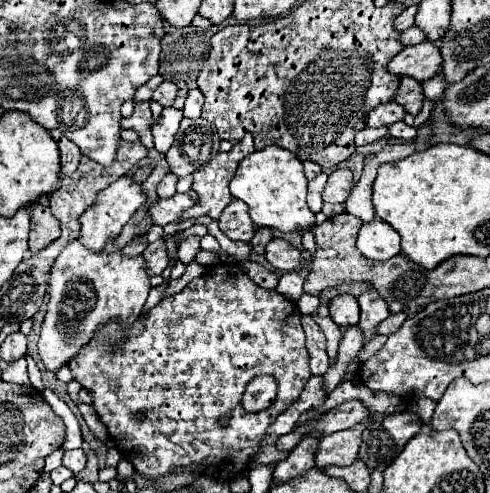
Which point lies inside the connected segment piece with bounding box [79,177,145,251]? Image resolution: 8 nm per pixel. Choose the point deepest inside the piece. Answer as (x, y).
(103, 221)

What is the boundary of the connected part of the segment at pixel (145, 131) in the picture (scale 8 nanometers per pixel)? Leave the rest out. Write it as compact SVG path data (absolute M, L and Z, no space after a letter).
M135 101L135 111L131 117L121 119L121 129L135 129L139 133L141 143L147 149L153 149L153 137L151 137L151 109L149 101Z

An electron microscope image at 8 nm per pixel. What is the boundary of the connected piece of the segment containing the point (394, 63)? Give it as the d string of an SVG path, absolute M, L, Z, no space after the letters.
M423 41L415 47L405 47L389 61L389 71L397 77L413 77L419 83L435 77L441 71L441 55L437 43Z

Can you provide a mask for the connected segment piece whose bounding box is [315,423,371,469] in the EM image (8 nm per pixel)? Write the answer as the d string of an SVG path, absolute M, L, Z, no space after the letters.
M357 423L351 429L337 431L331 435L321 437L319 451L315 455L317 467L325 469L329 465L351 465L357 455L359 455L359 443L361 443L361 433L369 427L371 423Z

